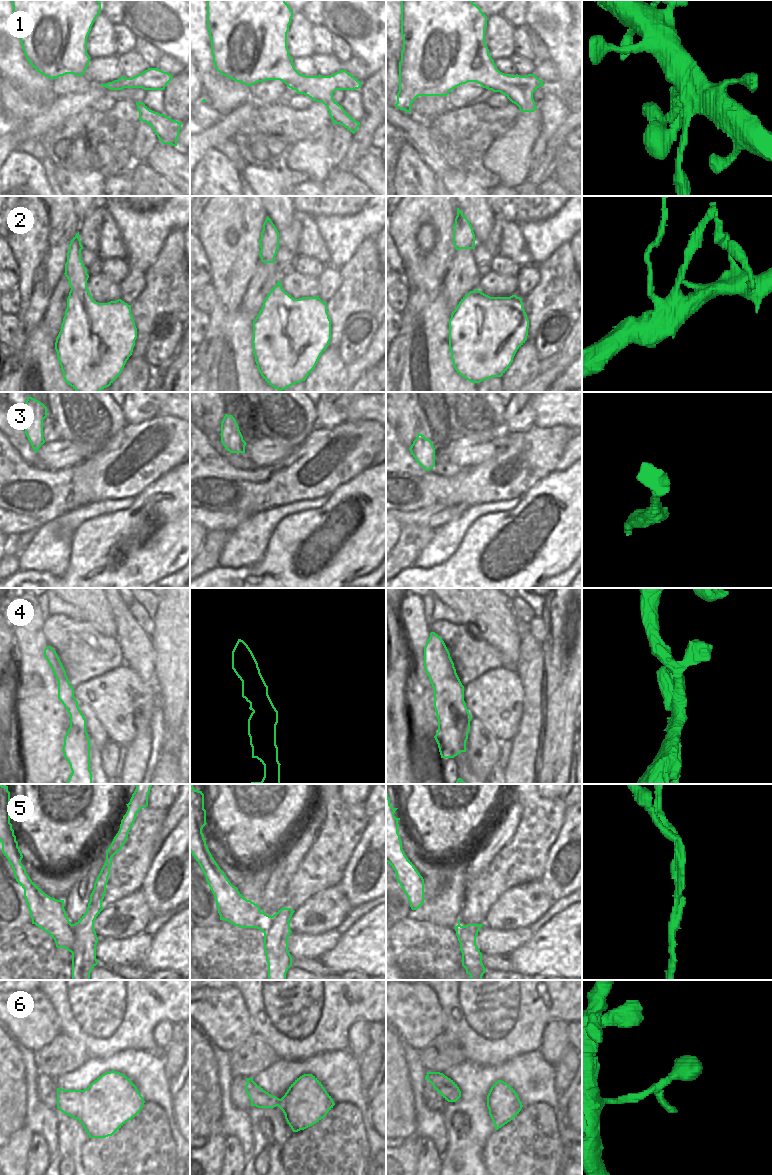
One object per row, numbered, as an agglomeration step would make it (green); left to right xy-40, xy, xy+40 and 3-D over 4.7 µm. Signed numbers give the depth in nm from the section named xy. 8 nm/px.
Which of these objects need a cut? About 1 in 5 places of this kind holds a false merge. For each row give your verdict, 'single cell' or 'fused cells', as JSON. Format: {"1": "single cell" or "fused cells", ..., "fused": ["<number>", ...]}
{"1": "single cell", "2": "single cell", "3": "single cell", "4": "single cell", "5": "fused cells", "6": "single cell", "fused": ["5"]}

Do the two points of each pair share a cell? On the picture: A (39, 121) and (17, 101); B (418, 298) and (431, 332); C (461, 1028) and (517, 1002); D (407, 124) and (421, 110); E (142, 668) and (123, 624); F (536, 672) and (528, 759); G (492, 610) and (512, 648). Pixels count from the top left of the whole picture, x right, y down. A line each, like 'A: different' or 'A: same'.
A: different
B: same
C: same
D: different
E: same
F: same
G: same

